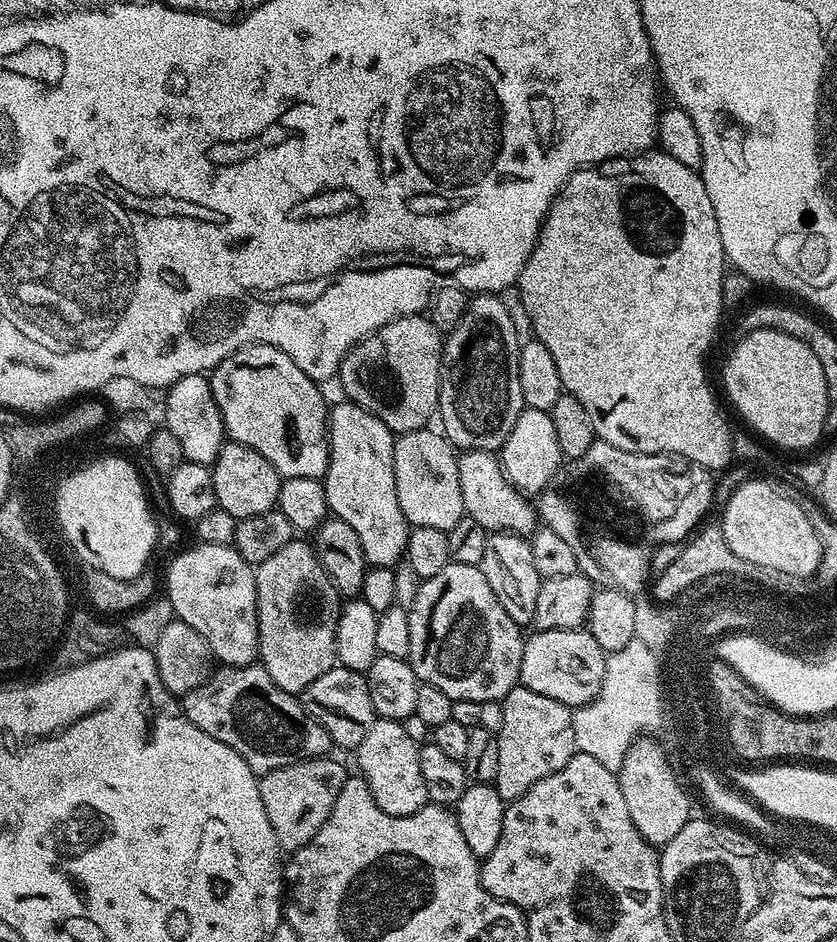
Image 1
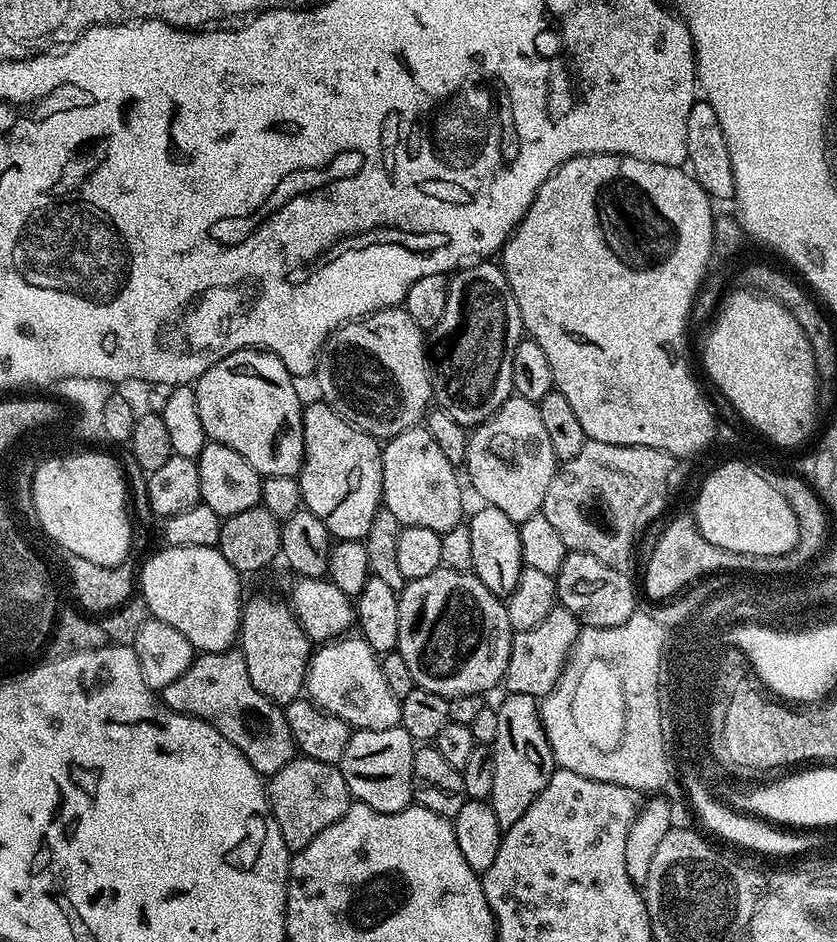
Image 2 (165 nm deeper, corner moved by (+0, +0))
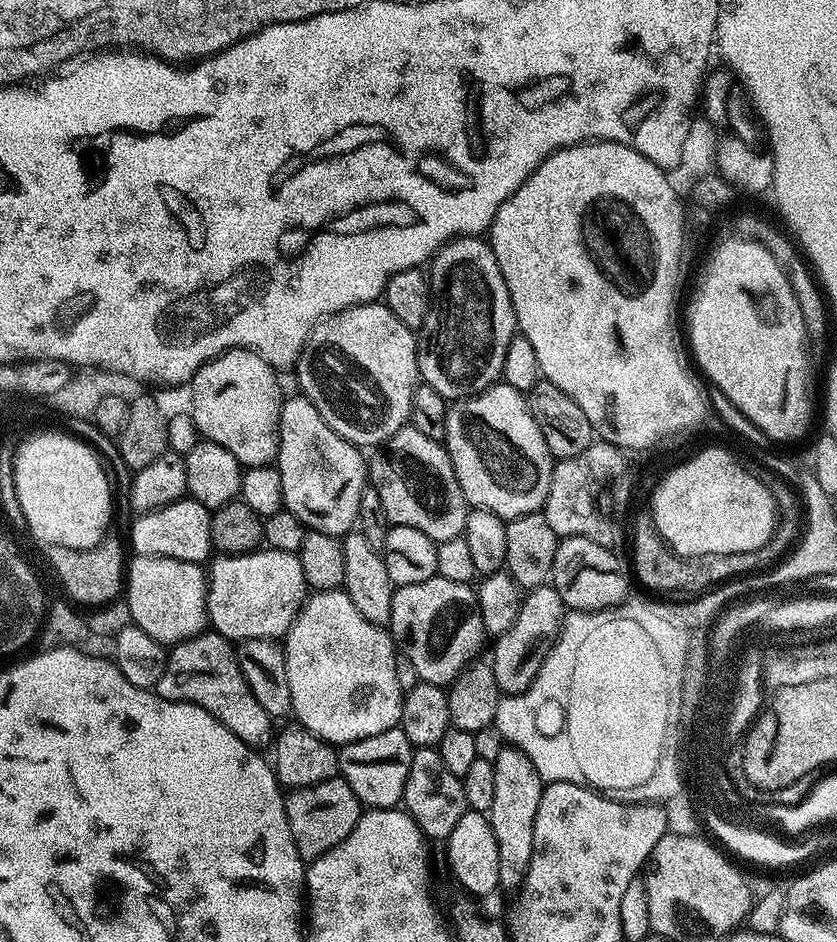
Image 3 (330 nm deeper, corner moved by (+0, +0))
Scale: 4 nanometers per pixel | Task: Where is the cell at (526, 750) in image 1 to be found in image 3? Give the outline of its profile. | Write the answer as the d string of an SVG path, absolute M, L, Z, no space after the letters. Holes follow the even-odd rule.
M517 746L503 748L494 763L494 806L486 815L492 823L494 838L498 842L501 877L520 878L532 857L534 818L538 814L545 781L541 780L532 759Z

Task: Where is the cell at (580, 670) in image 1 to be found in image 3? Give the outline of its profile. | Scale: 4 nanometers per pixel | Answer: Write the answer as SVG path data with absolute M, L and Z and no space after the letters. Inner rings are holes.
M546 583L540 588L533 588L521 599L518 618L514 618L514 626L502 635L495 637L490 663L494 670L494 678L498 682L501 693L515 694L524 692L536 681L538 670L544 665L548 651L556 643L560 635L566 609L558 590Z

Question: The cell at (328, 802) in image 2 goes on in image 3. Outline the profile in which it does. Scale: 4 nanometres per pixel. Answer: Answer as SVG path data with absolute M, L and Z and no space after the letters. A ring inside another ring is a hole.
M333 778L291 789L284 802L284 813L301 860L311 862L326 854L342 838L346 838L350 830L354 830L362 814L362 805L343 778Z

